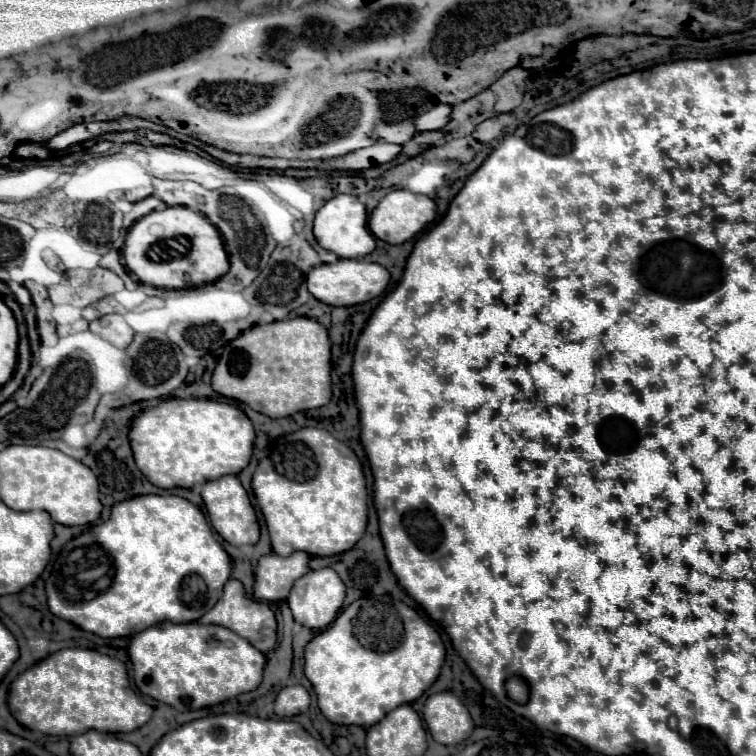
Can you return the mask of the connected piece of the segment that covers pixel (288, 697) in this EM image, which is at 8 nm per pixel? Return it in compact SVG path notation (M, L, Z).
M287 686L275 698L275 714L279 718L293 718L309 710L309 694L303 686Z

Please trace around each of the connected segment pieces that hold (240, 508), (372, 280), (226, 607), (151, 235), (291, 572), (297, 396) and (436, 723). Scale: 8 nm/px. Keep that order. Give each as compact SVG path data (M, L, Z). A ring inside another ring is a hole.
M221 476L219 480L211 480L211 482L203 484L201 498L203 498L205 508L209 512L209 520L211 520L213 528L217 530L217 534L225 542L229 542L233 546L257 544L257 540L259 540L259 522L257 522L255 510L251 506L251 500L249 500L249 496L247 496L247 492L241 486L237 476Z
M337 260L335 264L319 264L307 274L309 292L323 304L329 306L353 306L369 302L385 292L389 284L389 272L381 264L363 260Z
M229 580L225 584L223 596L217 600L217 604L199 618L201 624L217 624L217 626L225 626L229 630L233 630L235 634L243 636L251 646L259 648L261 652L269 652L275 642L277 642L277 622L275 622L275 614L271 612L271 608L265 602L257 602L245 596L243 584L239 580Z
M185 206L155 210L137 220L125 238L123 262L139 282L155 288L193 288L215 282L229 270L219 230L199 212Z
M271 552L259 558L253 594L259 600L283 602L287 600L293 582L299 576L305 576L307 572L309 572L309 554L293 552L291 556L283 558Z
M297 316L253 326L227 342L213 372L213 390L245 402L269 418L285 418L301 410L321 408L331 400L331 342L325 326Z
M453 692L431 694L423 706L423 720L439 744L459 744L473 732L469 710Z

